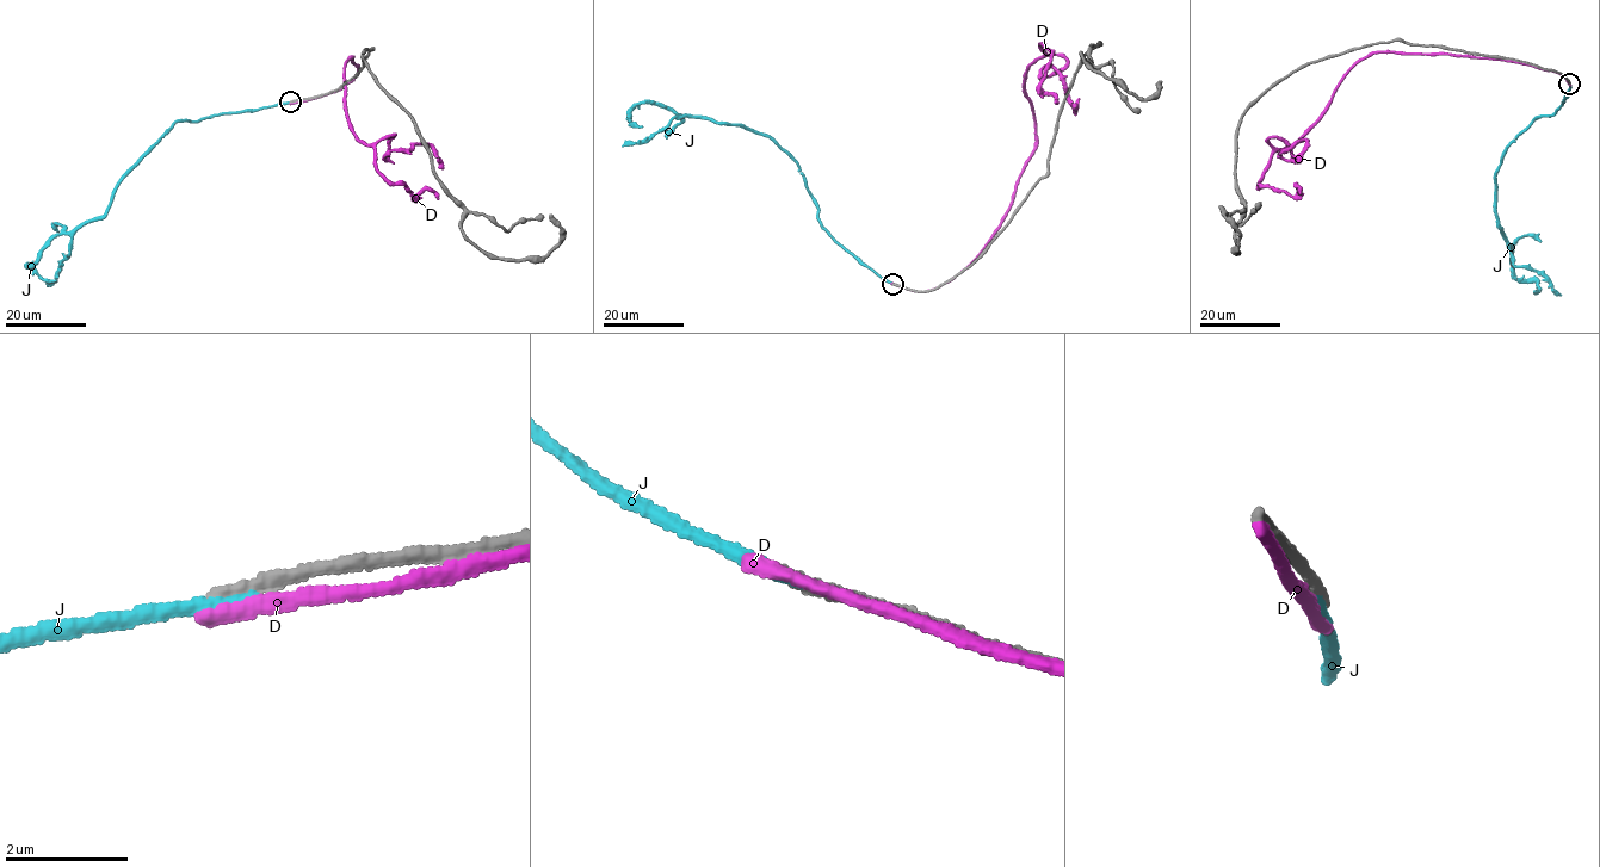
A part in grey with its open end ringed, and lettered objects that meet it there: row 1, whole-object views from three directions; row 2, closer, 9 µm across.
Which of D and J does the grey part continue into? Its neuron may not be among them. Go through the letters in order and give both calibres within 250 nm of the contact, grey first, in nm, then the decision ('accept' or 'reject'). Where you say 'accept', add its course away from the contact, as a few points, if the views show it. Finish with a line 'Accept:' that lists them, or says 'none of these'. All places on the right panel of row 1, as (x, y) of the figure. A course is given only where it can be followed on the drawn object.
D: 260 nm thick on the grey side, 300 nm on the other; reject
J: 240 nm thick on the grey side, 240 nm on the other; reject
Accept: none of these

